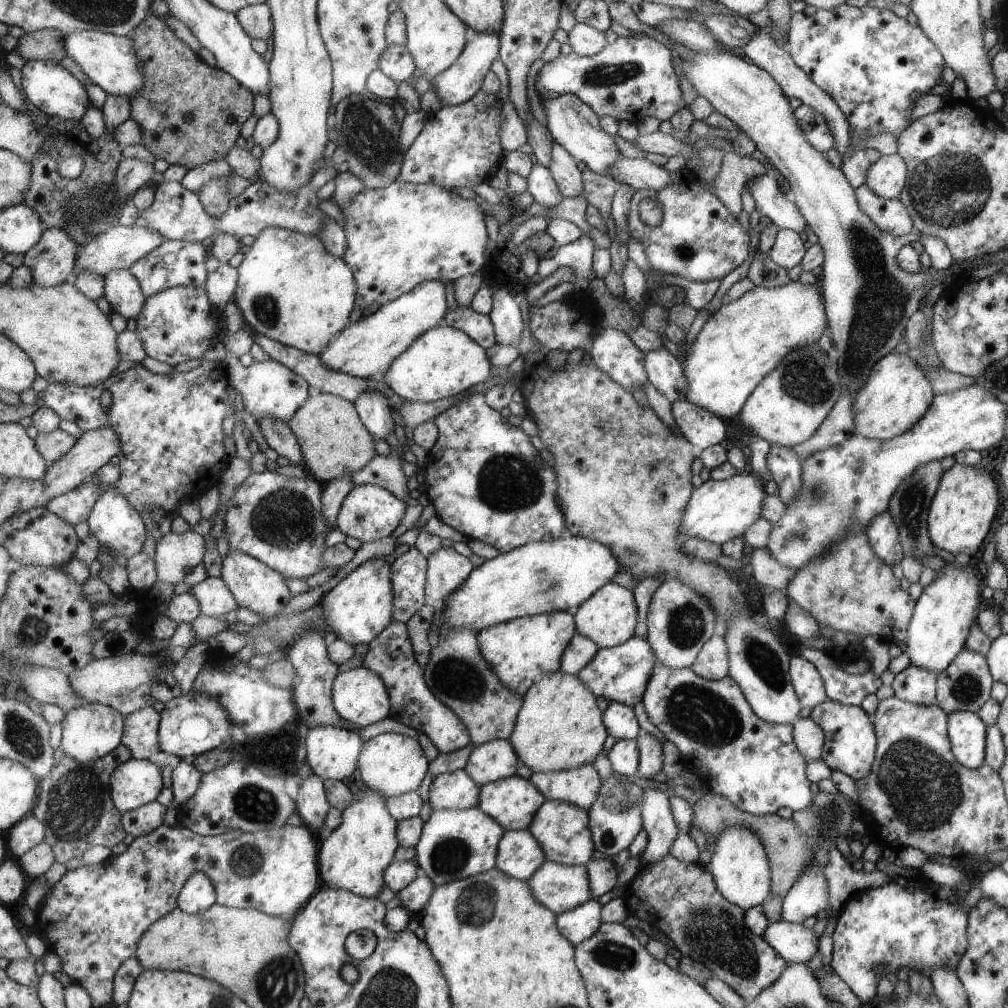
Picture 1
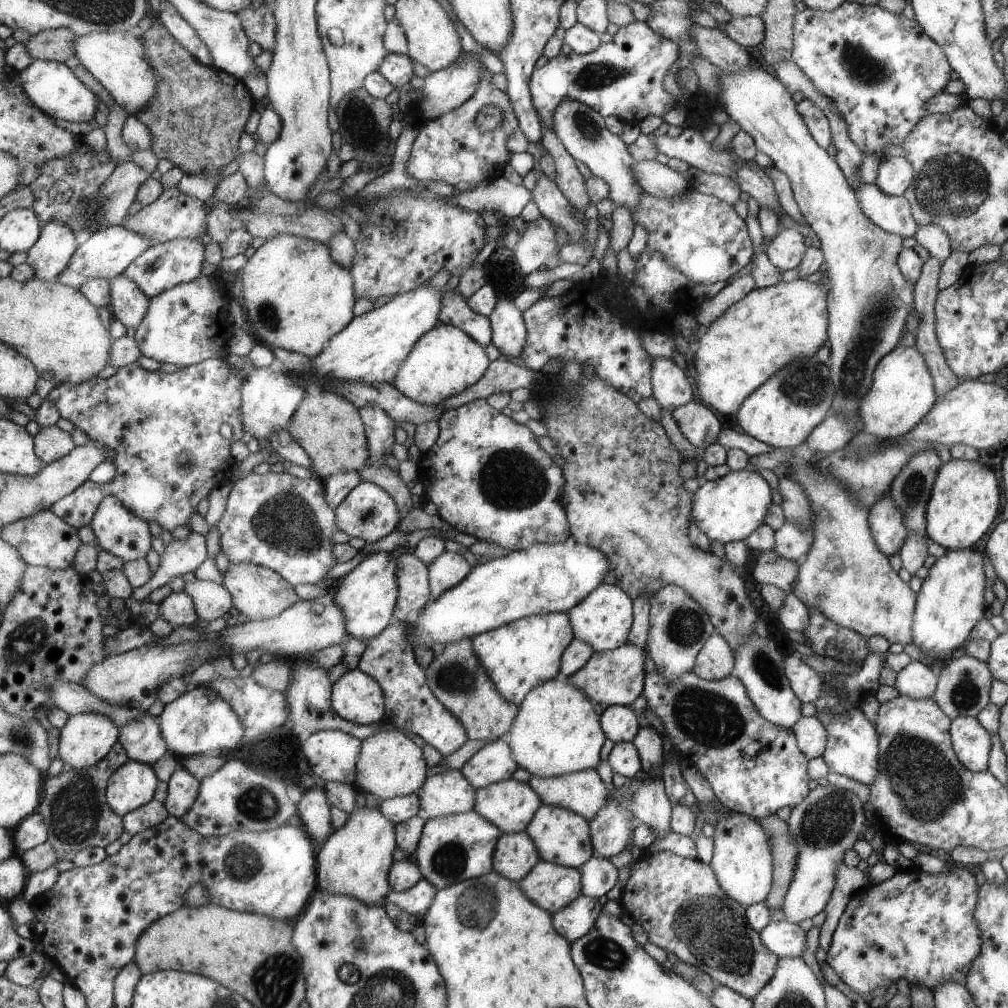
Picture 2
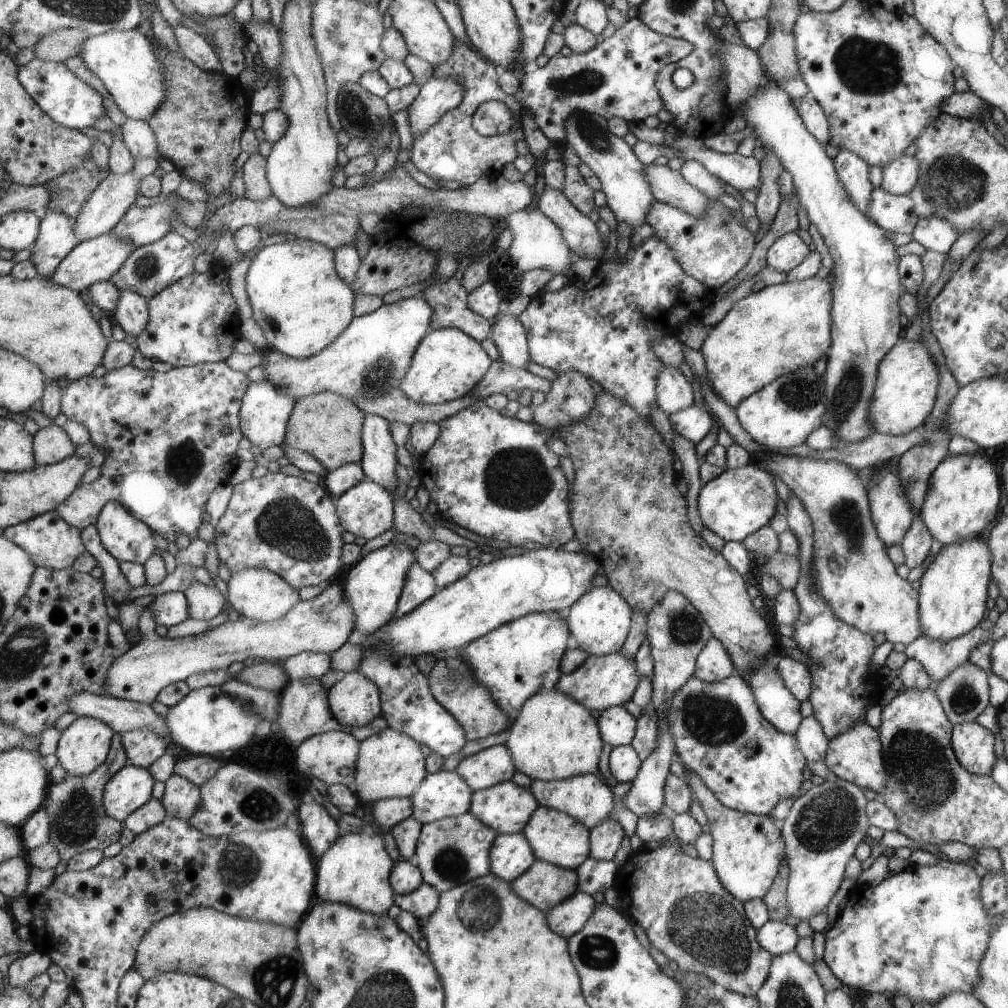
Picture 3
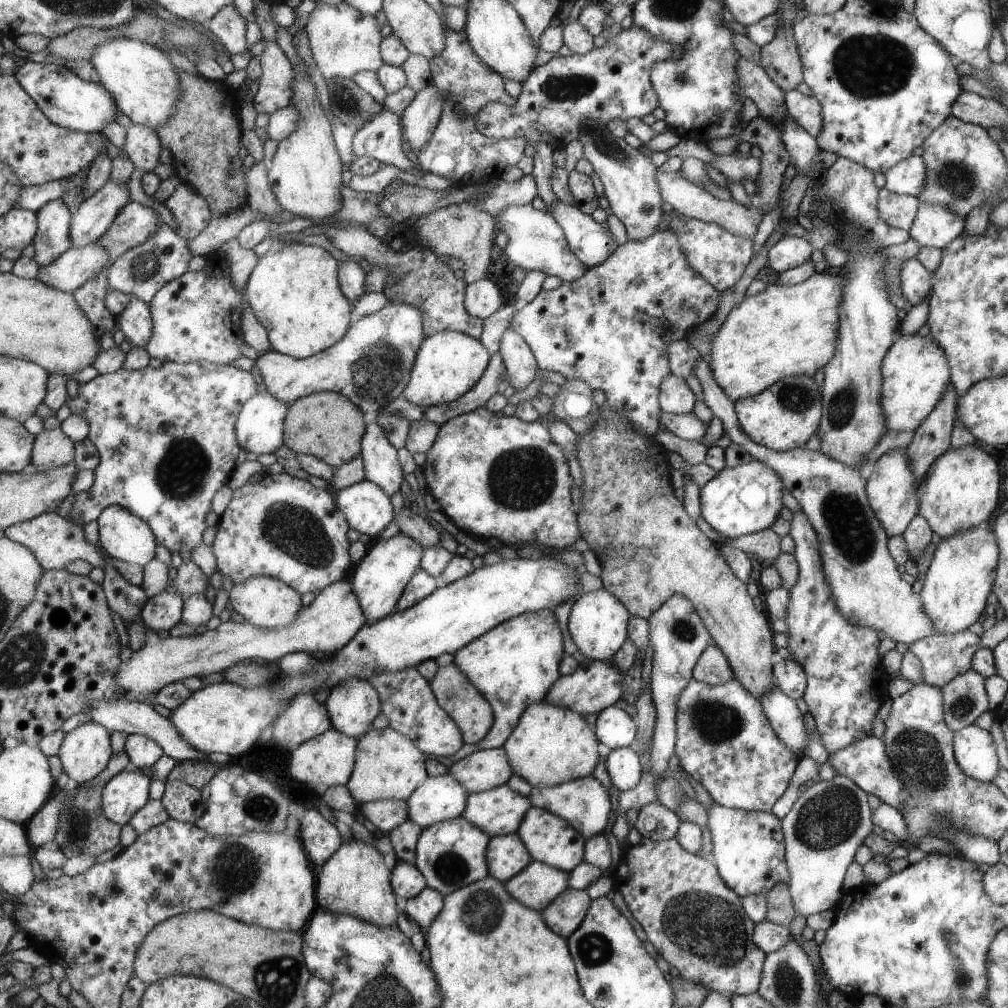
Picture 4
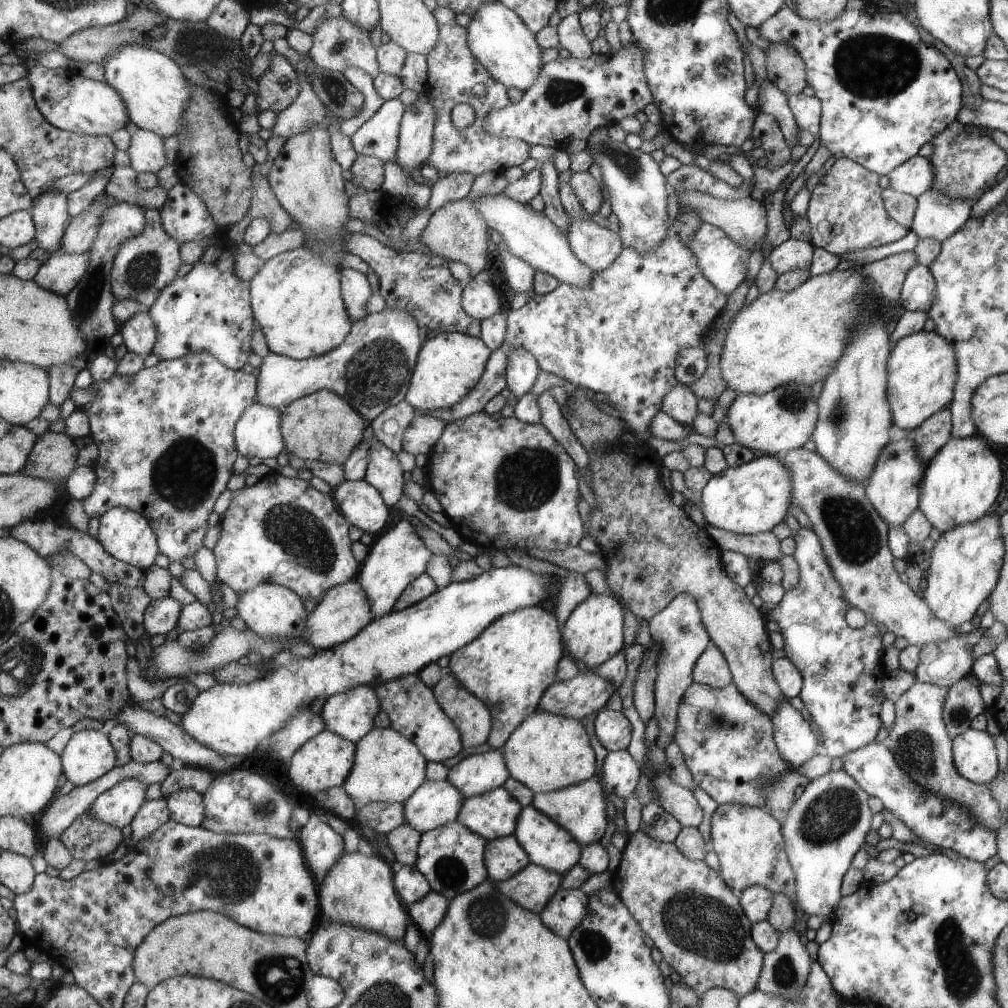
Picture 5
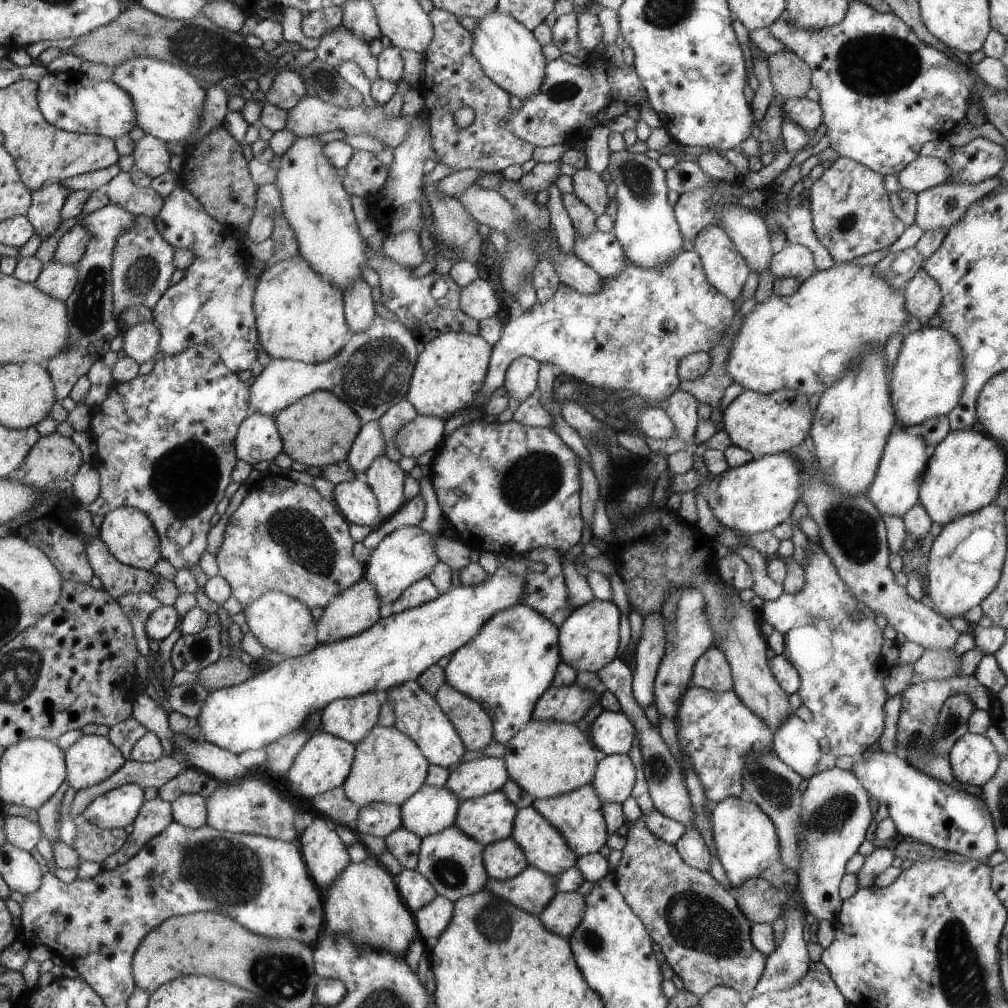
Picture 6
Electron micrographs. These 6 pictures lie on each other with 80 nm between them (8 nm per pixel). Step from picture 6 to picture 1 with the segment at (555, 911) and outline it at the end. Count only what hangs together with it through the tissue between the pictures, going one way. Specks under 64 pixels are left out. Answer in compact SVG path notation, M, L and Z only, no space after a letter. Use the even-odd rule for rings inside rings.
M587 899L567 911L556 915L556 927L561 928L561 936L567 936L573 946L591 936L600 926L601 905L596 899Z

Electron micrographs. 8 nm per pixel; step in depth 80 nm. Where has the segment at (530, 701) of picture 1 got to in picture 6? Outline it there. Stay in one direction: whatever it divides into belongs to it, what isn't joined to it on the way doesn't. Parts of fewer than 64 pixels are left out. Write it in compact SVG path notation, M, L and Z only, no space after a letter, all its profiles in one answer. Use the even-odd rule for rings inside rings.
M531 718L525 728L504 744L504 748L503 760L508 775L534 799L548 799L571 792L589 784L593 772L596 772L595 750L575 723Z

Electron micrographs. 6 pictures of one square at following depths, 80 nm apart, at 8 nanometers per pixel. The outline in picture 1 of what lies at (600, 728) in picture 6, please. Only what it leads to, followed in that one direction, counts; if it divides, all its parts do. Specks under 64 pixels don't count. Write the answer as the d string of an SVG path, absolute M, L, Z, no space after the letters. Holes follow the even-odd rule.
M610 702L603 713L605 728L615 739L635 739L641 731L632 706Z

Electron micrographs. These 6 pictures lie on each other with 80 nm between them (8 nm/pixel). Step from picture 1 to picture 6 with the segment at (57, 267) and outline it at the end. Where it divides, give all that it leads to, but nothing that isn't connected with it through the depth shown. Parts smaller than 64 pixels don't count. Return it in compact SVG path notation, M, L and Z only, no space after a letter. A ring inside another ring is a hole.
M49 181L32 191L32 207L28 217L32 220L41 240L47 240L61 224L61 211L74 193L61 181Z

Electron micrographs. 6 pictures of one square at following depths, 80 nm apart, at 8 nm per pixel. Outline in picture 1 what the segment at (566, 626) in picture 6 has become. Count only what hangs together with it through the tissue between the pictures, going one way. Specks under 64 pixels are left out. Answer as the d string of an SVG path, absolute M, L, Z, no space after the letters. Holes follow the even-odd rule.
M611 582L605 583L576 607L577 610L572 615L575 618L576 632L585 638L590 638L599 649L615 647L633 637L636 606L630 589L625 589Z

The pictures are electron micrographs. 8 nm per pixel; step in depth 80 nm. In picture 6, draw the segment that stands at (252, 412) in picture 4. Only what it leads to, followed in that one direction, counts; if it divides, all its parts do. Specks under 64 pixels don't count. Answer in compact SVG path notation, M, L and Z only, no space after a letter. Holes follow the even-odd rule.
M253 412L240 426L240 431L236 436L237 454L251 465L257 462L273 462L281 452L285 452L285 439L281 436L281 431L276 423L276 418L260 412Z

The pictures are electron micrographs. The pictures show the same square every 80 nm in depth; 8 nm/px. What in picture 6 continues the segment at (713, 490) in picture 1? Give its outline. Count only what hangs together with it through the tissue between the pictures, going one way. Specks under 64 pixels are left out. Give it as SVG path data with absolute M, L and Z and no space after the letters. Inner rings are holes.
M780 452L728 468L705 483L703 495L712 515L723 528L749 534L760 533L770 531L790 515L800 498L800 480L793 456Z

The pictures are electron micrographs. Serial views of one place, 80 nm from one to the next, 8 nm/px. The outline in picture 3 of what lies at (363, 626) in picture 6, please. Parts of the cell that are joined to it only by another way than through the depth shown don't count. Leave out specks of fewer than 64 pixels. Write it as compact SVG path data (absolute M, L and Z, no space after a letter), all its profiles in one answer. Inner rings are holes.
M330 584L308 601L301 601L283 619L267 621L255 619L236 620L234 617L218 627L209 628L197 635L166 638L157 634L157 621L149 608L141 614L139 627L143 639L119 656L106 674L107 696L141 704L153 704L159 693L169 683L184 681L191 674L226 669L233 662L247 658L284 662L302 652L332 653L356 639L356 614L346 599L344 586Z

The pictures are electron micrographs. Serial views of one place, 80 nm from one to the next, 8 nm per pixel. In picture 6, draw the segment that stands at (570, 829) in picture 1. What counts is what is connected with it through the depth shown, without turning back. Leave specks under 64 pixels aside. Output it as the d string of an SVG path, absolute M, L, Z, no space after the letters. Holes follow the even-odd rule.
M532 805L517 810L510 837L520 846L528 864L538 868L541 872L556 876L576 863L577 856L569 848L569 844L561 833L553 828L553 825L550 825L549 821L541 816L541 813L537 812Z

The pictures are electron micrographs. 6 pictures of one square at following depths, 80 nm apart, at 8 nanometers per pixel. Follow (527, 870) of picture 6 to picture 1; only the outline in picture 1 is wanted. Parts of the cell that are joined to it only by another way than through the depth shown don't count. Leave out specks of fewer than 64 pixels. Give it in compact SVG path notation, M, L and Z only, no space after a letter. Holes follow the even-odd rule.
M545 861L526 883L533 898L556 915L590 898L588 872L584 865Z

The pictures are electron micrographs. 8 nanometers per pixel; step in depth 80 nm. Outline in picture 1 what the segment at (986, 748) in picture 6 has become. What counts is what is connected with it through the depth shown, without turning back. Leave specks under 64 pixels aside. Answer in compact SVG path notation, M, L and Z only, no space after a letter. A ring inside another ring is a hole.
M957 711L947 714L948 739L956 760L968 769L983 765L987 726L975 713Z

